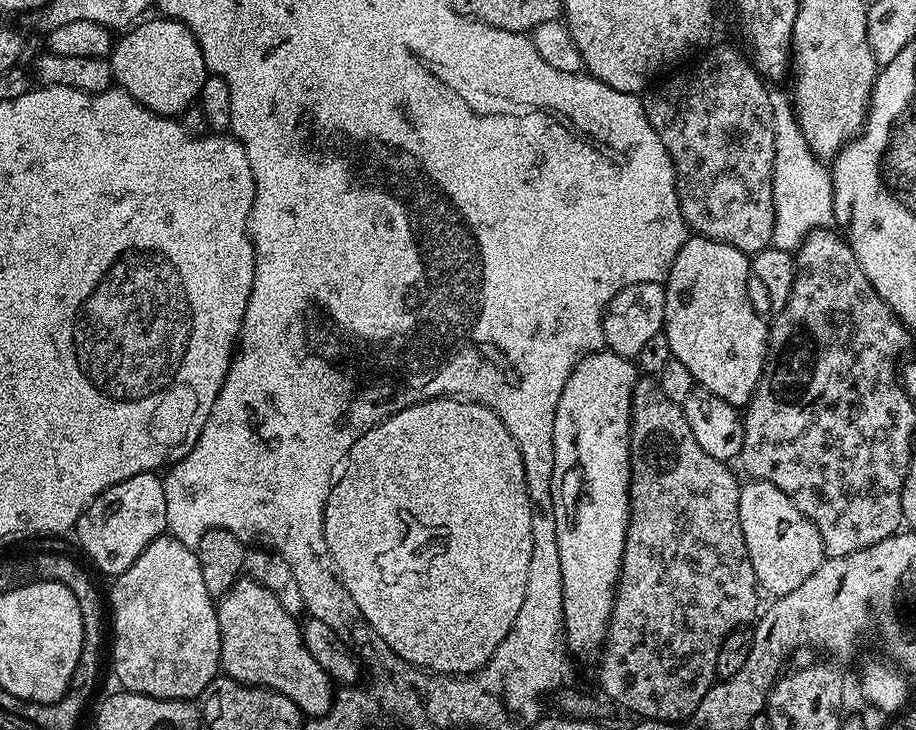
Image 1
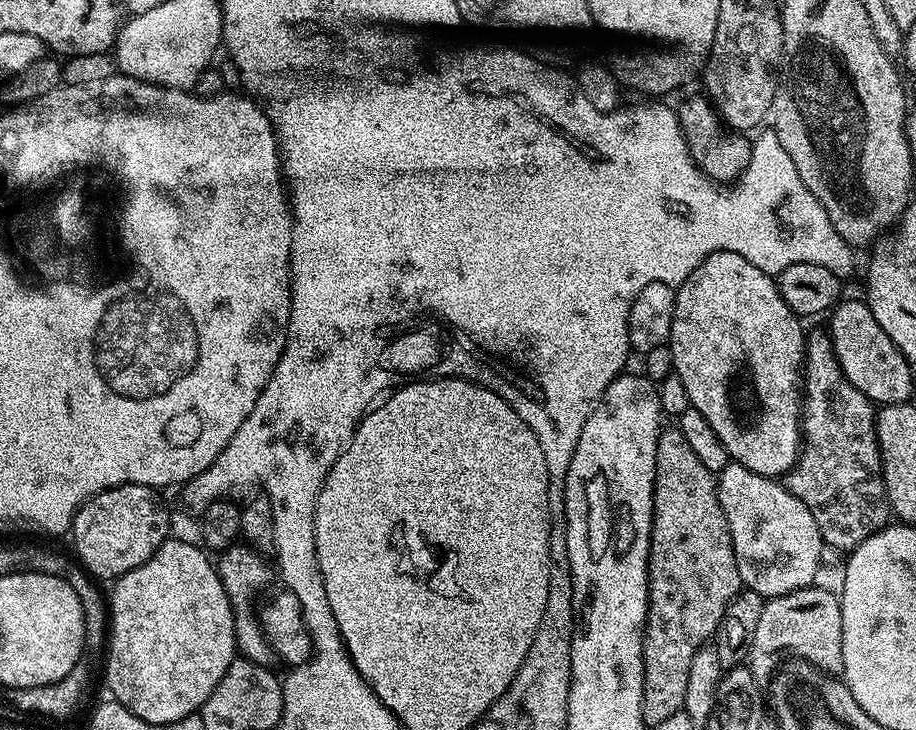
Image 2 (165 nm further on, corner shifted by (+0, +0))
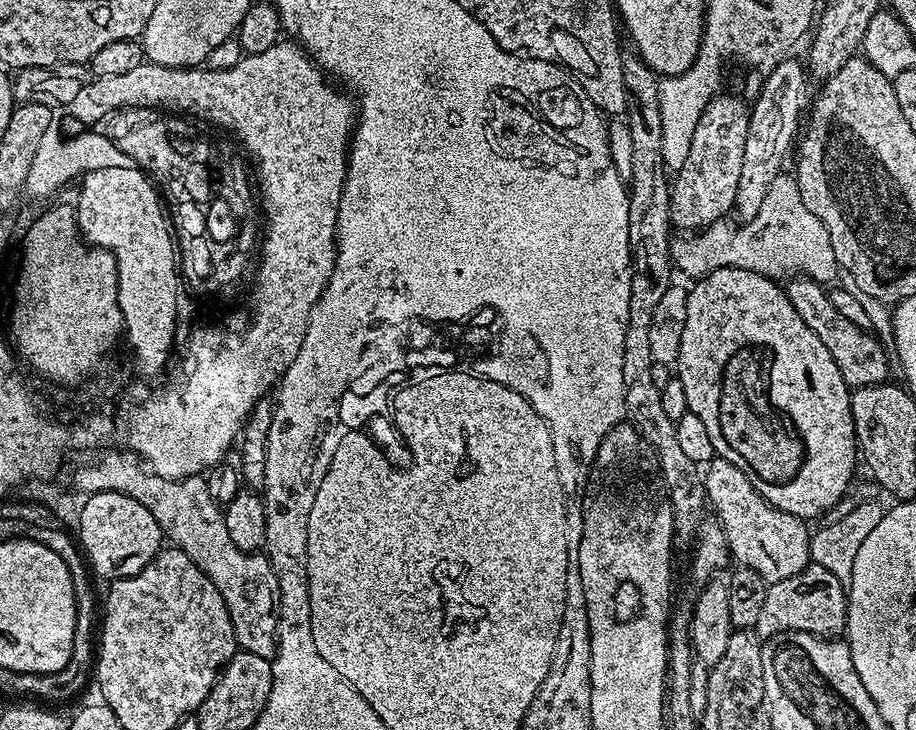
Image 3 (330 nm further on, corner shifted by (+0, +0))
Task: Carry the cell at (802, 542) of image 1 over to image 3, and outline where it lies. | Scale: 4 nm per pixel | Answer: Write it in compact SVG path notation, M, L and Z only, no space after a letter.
M713 456L702 473L707 503L711 511L712 508L716 511L714 516L724 527L731 559L739 567L758 570L769 584L776 584L782 578L794 578L794 574L808 567L810 528L805 521L766 502L766 498L754 490L750 478L746 478L734 462L726 462L726 458Z

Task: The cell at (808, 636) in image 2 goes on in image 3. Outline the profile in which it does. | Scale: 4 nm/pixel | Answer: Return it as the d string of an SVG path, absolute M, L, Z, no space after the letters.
M809 563L807 568L794 574L794 578L782 578L776 584L768 585L766 603L762 605L762 614L754 629L757 636L767 638L776 636L779 632L805 632L825 638L836 638L847 629L848 626L848 597L846 586L830 571L823 569L816 563Z

